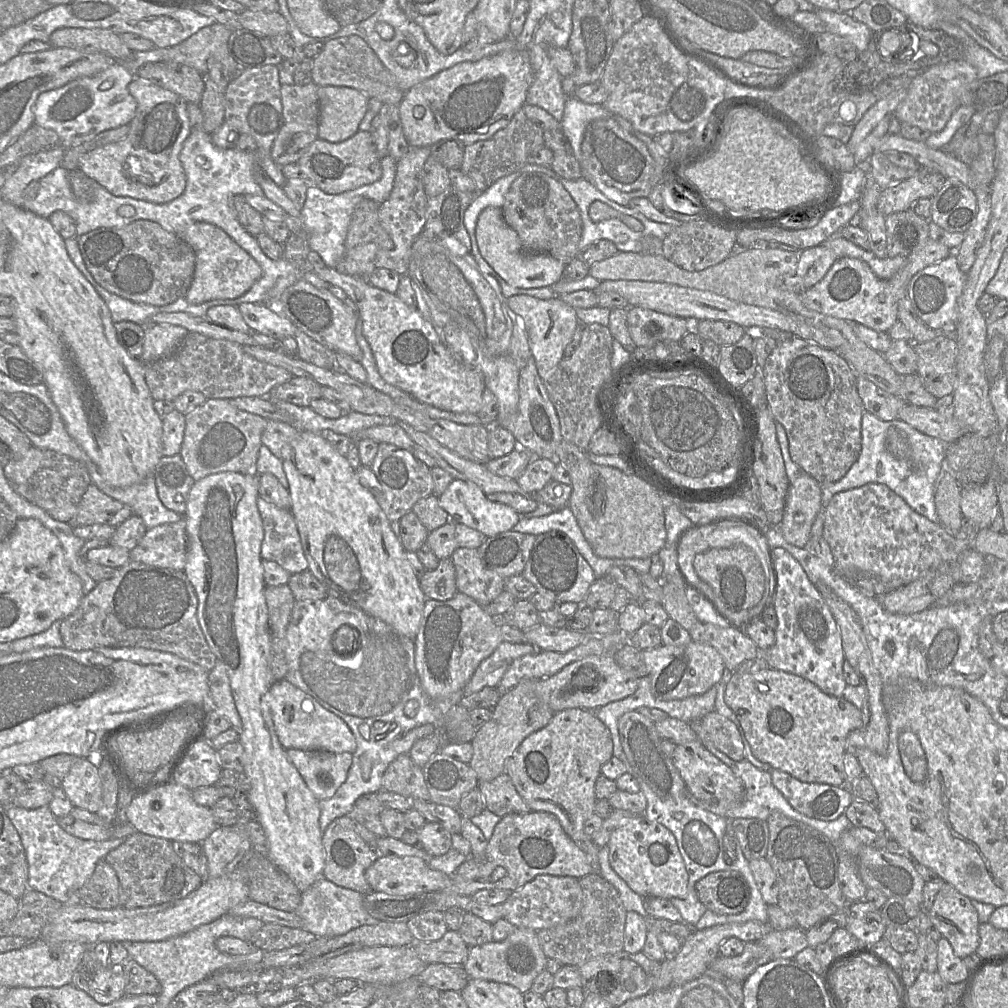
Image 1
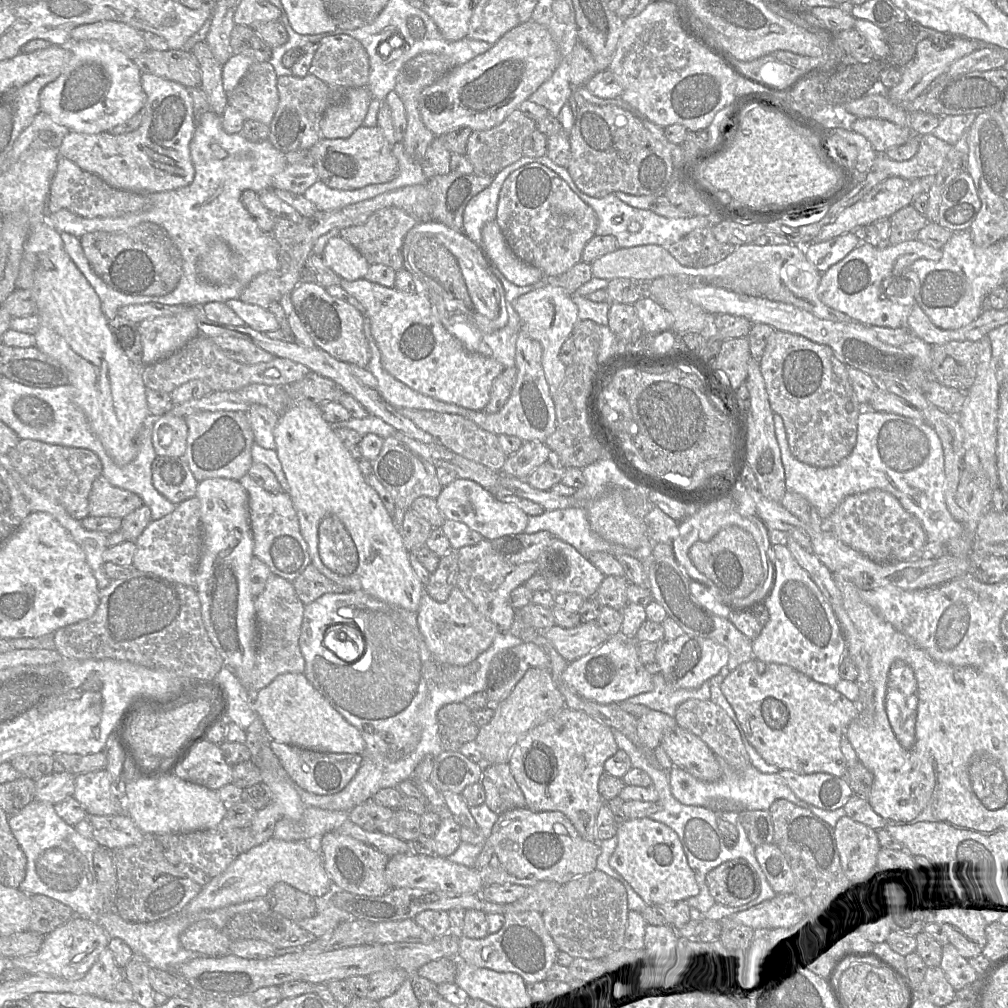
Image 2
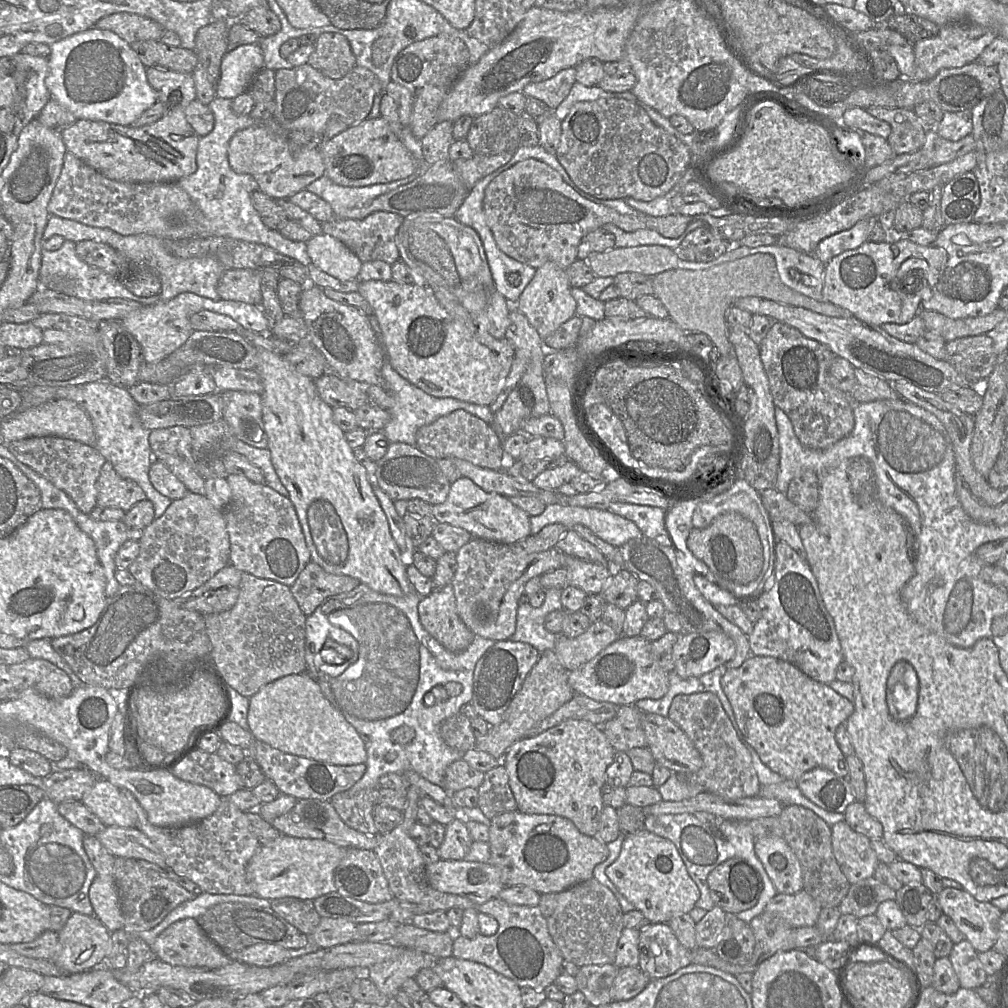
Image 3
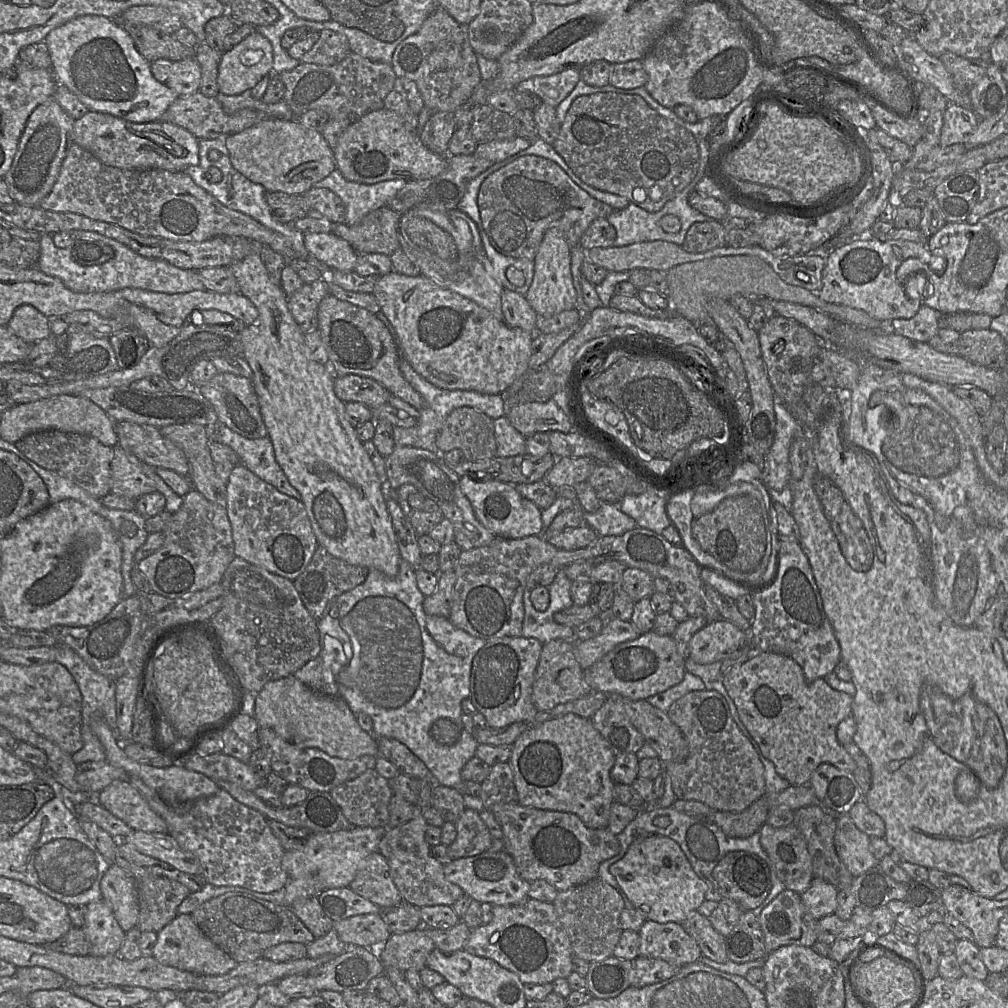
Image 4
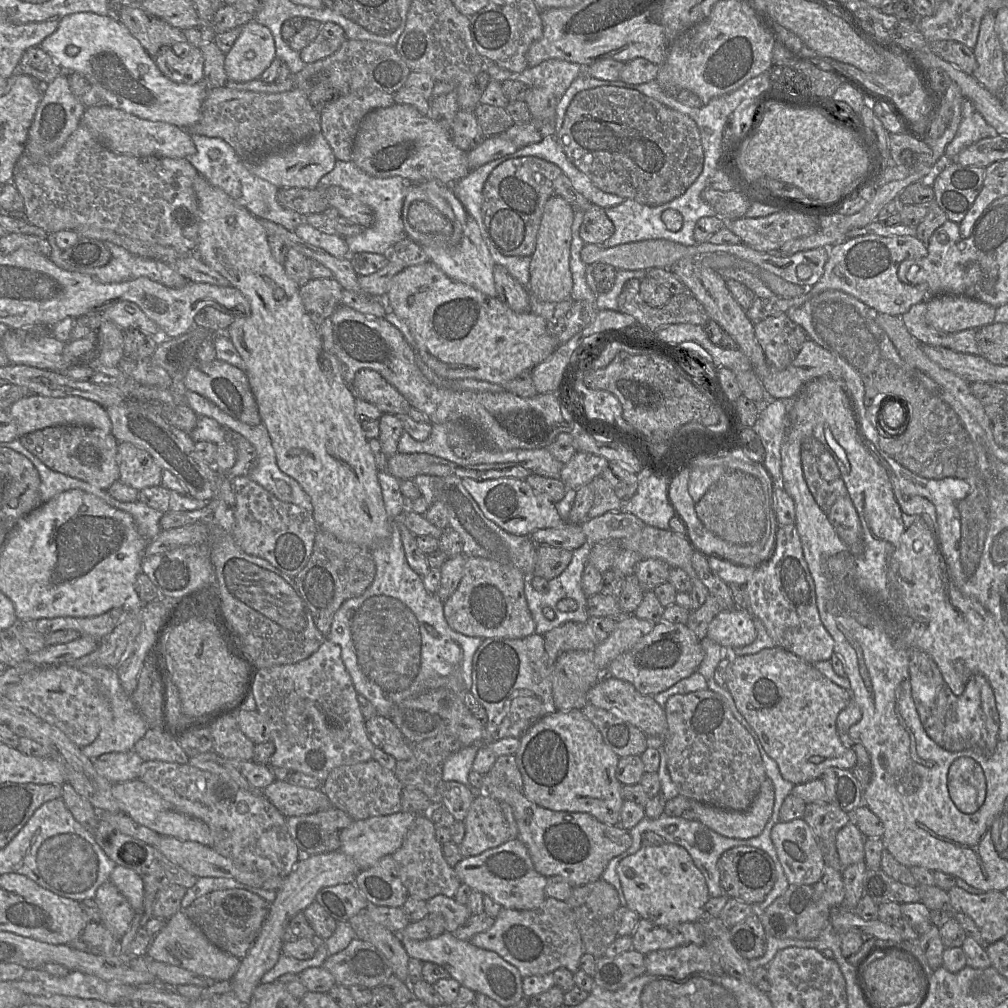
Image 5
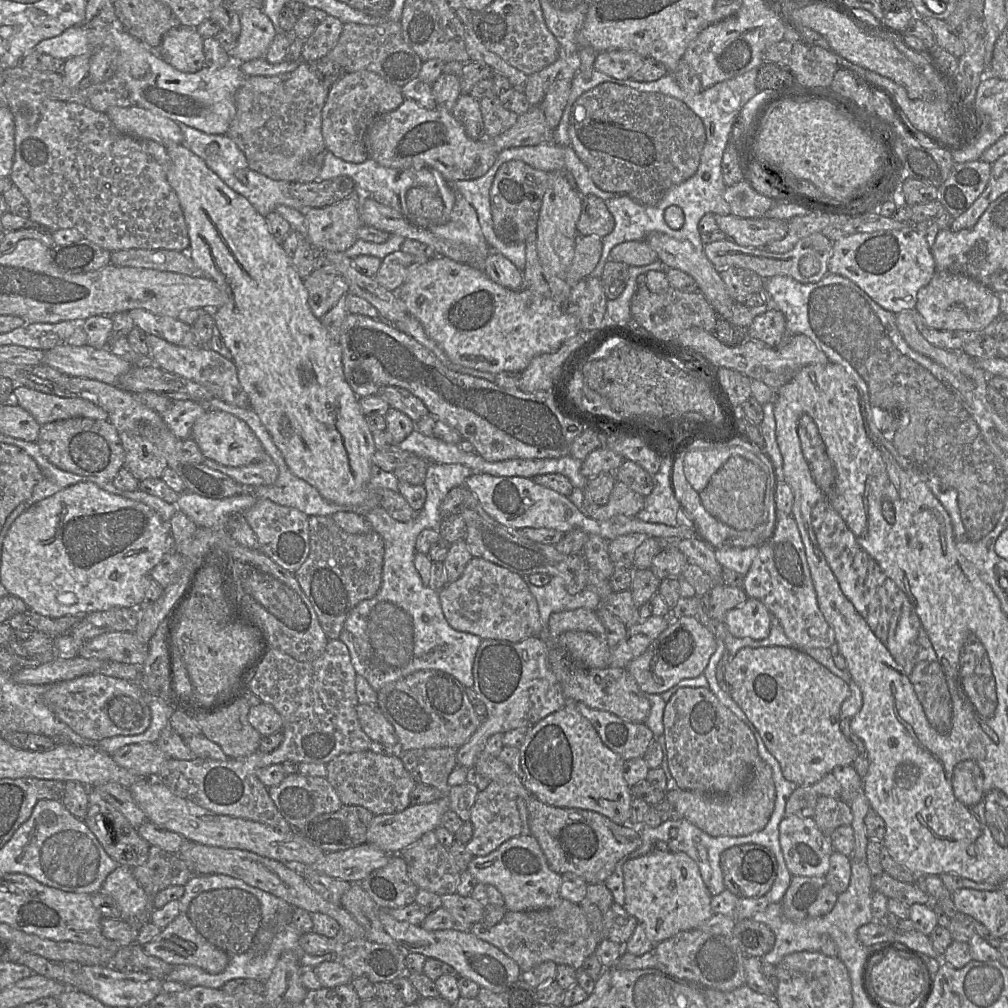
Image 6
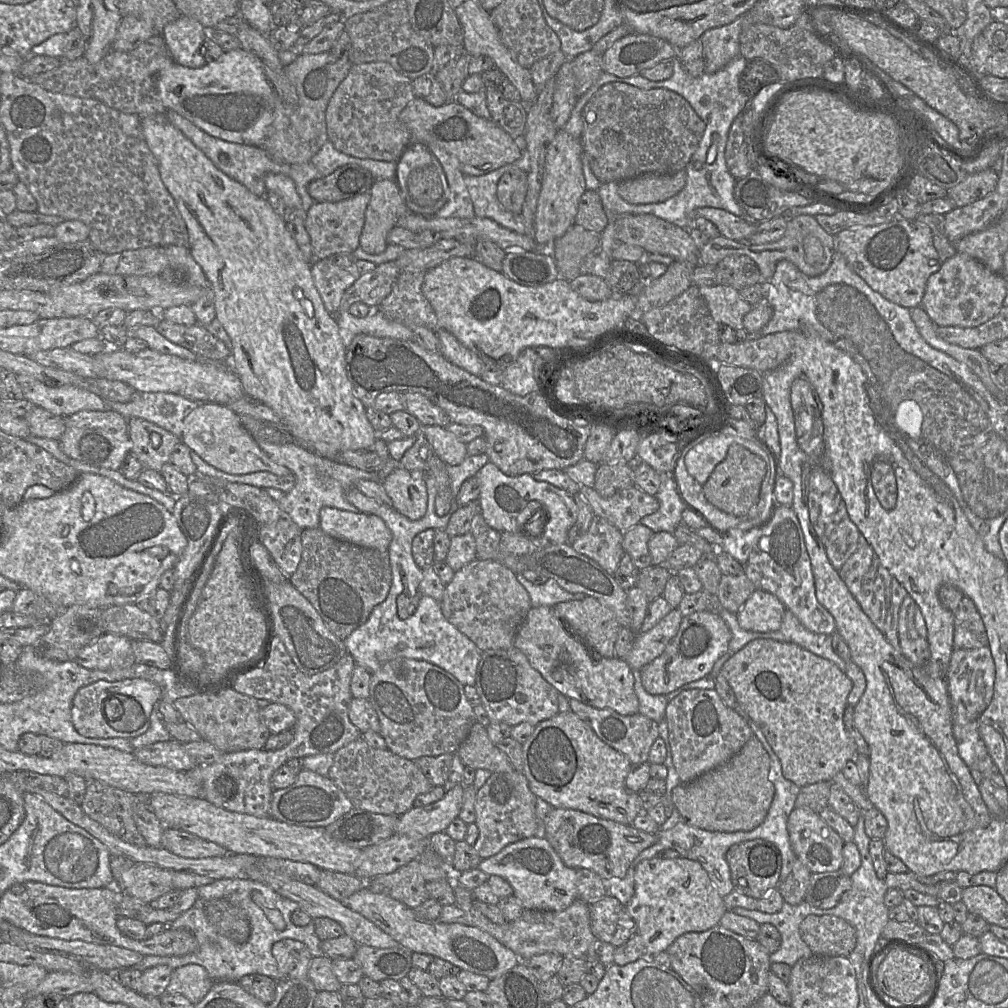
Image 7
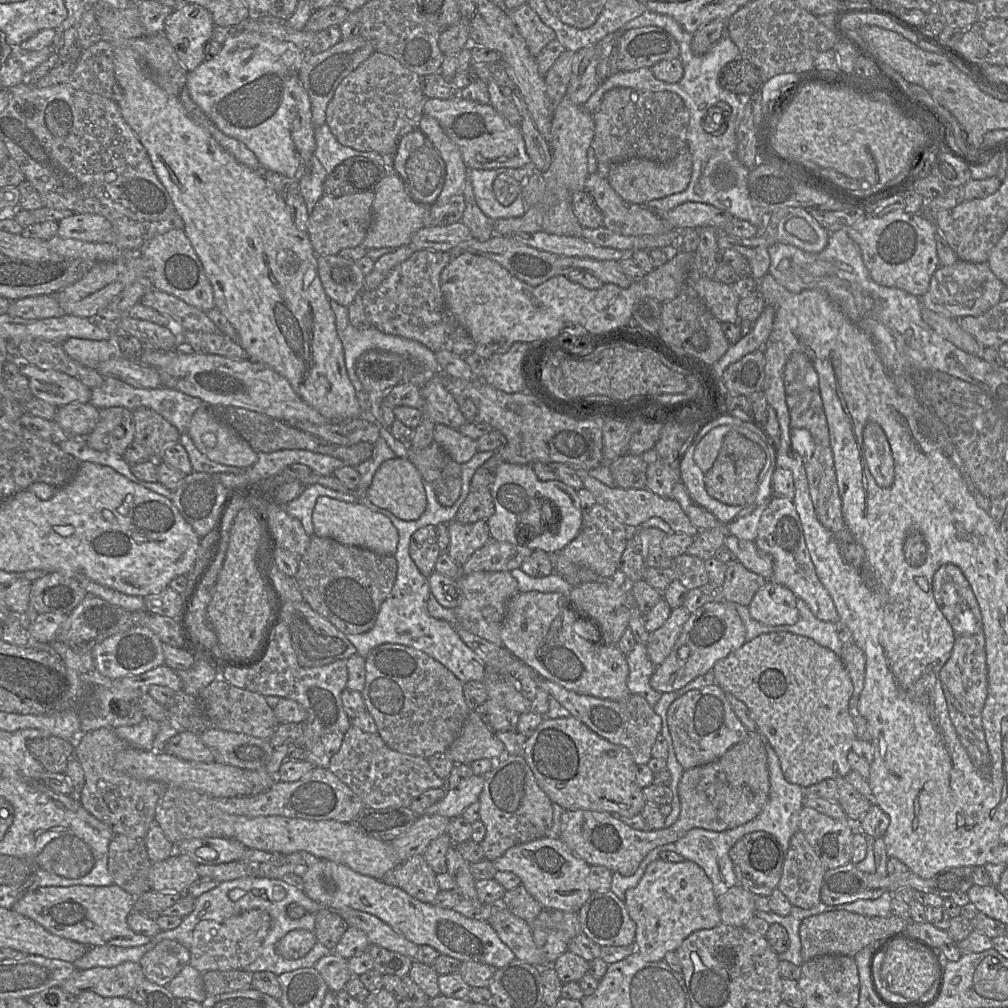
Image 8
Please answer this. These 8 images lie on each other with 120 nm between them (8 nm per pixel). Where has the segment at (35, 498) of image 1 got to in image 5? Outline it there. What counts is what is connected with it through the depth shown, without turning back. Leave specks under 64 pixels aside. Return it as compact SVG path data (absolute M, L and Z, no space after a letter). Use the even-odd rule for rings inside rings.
M57 425L37 430L20 438L23 446L48 468L108 490L119 480L118 440L112 433L83 425Z

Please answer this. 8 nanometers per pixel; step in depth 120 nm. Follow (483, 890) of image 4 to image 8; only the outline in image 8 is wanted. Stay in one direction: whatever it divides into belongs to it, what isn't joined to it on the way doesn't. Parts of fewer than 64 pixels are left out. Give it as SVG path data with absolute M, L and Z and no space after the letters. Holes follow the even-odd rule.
M543 837L511 847L492 863L497 871L516 874L543 909L578 913L592 894L587 884L591 865L576 856L560 838Z

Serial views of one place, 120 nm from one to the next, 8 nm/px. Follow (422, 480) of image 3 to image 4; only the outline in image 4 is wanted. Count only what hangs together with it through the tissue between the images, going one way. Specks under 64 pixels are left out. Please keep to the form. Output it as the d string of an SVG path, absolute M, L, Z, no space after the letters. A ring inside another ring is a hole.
M395 446L393 452L385 458L385 469L388 488L397 490L403 484L411 484L425 498L433 500L439 506L444 518L452 523L454 541L461 550L487 546L496 538L476 518L470 501L460 489L460 476L445 463L443 454L411 446Z

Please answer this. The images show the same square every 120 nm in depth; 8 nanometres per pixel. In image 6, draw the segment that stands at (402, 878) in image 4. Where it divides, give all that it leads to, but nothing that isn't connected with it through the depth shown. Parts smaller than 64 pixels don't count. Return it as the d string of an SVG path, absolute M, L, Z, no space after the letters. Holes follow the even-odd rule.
M435 830L396 855L404 859L408 876L419 890L439 896L457 892L461 871L448 849L438 841Z

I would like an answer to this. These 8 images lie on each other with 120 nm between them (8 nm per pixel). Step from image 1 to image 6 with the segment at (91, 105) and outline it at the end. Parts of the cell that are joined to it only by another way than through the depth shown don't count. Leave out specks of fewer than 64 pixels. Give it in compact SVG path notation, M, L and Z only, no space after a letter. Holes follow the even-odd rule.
M118 24L107 28L86 29L81 25L66 29L62 34L39 42L35 50L49 54L55 58L68 60L88 52L94 52L104 45L114 45L118 50L117 69L115 76L124 80L134 105L151 112L193 127L206 134L226 134L231 121L236 114L235 94L248 78L241 71L240 63L231 61L222 68L204 66L196 73L184 73L176 70L165 62L157 53L157 49L150 49L140 40L130 35Z

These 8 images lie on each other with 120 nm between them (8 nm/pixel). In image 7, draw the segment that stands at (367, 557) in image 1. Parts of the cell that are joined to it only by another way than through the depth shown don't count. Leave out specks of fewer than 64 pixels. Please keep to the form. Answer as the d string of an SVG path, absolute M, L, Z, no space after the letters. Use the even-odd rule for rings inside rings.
M164 114L143 116L140 118L140 123L146 143L157 160L161 180L173 197L186 223L188 248L191 255L202 268L213 290L215 318L219 320L231 339L230 366L240 378L245 395L271 408L283 422L285 433L289 434L293 441L314 454L332 459L342 451L370 447L377 439L378 433L370 422L368 409L357 398L352 384L348 380L345 369L346 349L339 333L338 323L335 316L325 309L321 296L314 284L311 274L311 263L304 259L296 241L287 230L287 223L273 210L266 197L256 196L244 185L218 169L199 148L166 119Z

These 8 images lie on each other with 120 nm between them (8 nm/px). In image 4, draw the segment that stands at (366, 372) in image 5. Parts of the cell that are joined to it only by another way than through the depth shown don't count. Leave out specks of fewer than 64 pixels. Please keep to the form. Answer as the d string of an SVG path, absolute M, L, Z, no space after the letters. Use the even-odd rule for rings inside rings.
M358 375L335 377L334 392L344 403L360 402L373 409L386 404L391 393L377 381Z

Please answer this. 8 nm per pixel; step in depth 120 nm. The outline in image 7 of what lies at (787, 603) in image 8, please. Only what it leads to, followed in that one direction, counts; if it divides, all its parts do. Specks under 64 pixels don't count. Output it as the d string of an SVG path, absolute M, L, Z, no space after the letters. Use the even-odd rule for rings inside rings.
M755 590L736 613L739 626L750 632L772 632L780 629L786 611L772 593Z

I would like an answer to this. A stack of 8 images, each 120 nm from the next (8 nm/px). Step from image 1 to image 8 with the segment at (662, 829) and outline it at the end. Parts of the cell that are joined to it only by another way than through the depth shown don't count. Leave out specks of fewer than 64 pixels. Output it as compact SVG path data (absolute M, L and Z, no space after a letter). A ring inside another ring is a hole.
M658 859L650 863L637 886L626 891L625 906L636 924L635 951L647 962L664 959L666 953L676 951L692 932L711 929L721 923L717 897L710 878L698 864L689 860L670 862Z

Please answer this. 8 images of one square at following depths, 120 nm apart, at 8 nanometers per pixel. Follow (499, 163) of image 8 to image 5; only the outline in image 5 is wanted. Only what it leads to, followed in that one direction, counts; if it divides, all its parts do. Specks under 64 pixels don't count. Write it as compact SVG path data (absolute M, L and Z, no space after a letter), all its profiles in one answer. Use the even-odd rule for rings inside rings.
M393 104L370 111L360 122L351 161L367 174L388 178L401 176L408 183L437 181L452 186L470 173L467 153L452 141L447 130L415 107Z

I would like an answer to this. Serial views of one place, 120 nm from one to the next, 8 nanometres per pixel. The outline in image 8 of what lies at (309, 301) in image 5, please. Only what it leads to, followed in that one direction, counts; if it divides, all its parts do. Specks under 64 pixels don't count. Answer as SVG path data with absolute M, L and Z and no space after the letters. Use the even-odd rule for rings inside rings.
M337 254L318 256L317 269L330 300L347 307L362 292L365 275L353 260Z

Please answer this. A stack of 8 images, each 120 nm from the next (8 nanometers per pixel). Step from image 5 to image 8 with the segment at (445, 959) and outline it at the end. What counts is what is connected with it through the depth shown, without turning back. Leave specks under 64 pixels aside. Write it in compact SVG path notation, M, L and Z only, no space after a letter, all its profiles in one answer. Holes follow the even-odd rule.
M320 860L305 876L298 878L301 889L321 907L332 910L351 908L366 912L376 916L419 947L431 946L439 954L453 957L461 963L479 962L499 969L516 958L488 921L470 919L453 909L421 902L397 887L359 874L345 865Z

